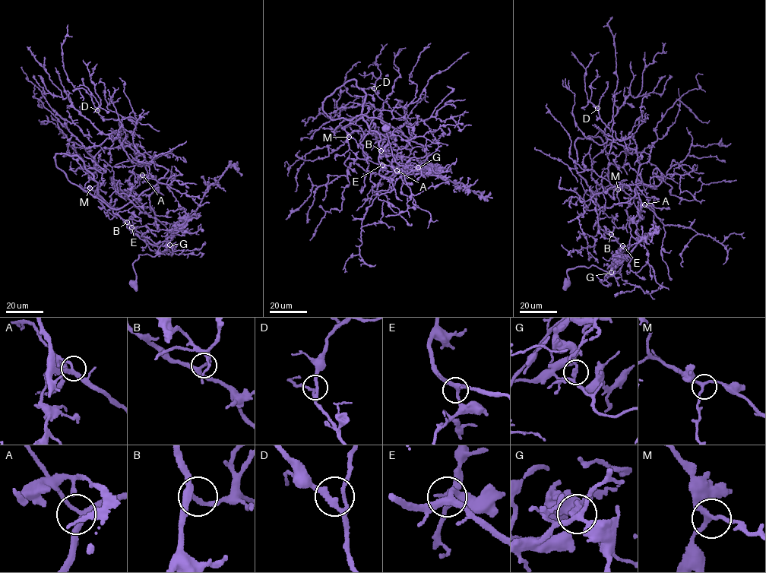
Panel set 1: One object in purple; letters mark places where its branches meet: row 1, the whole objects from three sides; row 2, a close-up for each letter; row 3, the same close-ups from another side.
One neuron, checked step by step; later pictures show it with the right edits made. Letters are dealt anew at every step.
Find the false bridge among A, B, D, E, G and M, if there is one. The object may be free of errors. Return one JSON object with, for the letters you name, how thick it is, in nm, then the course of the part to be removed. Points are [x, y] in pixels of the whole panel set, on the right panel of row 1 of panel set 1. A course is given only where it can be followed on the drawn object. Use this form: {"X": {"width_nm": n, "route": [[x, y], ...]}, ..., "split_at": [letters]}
{"G": {"width_nm": 170, "route": [[611, 272], [615, 262], [629, 254], [638, 238], [644, 238], [654, 230], [650, 242]]}, "split_at": ["G"]}

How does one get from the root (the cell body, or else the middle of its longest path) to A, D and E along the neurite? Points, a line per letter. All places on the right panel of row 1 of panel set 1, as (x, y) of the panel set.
A: (566, 283), (578, 267), (621, 265), (597, 224), (603, 188), (591, 193), (590, 210), (635, 190), (644, 204)
D: (566, 283), (619, 272), (603, 187), (587, 208), (635, 194), (635, 141), (597, 108)
E: (566, 283), (567, 272), (578, 267), (595, 265), (608, 277), (616, 262), (611, 272), (618, 273), (622, 245)

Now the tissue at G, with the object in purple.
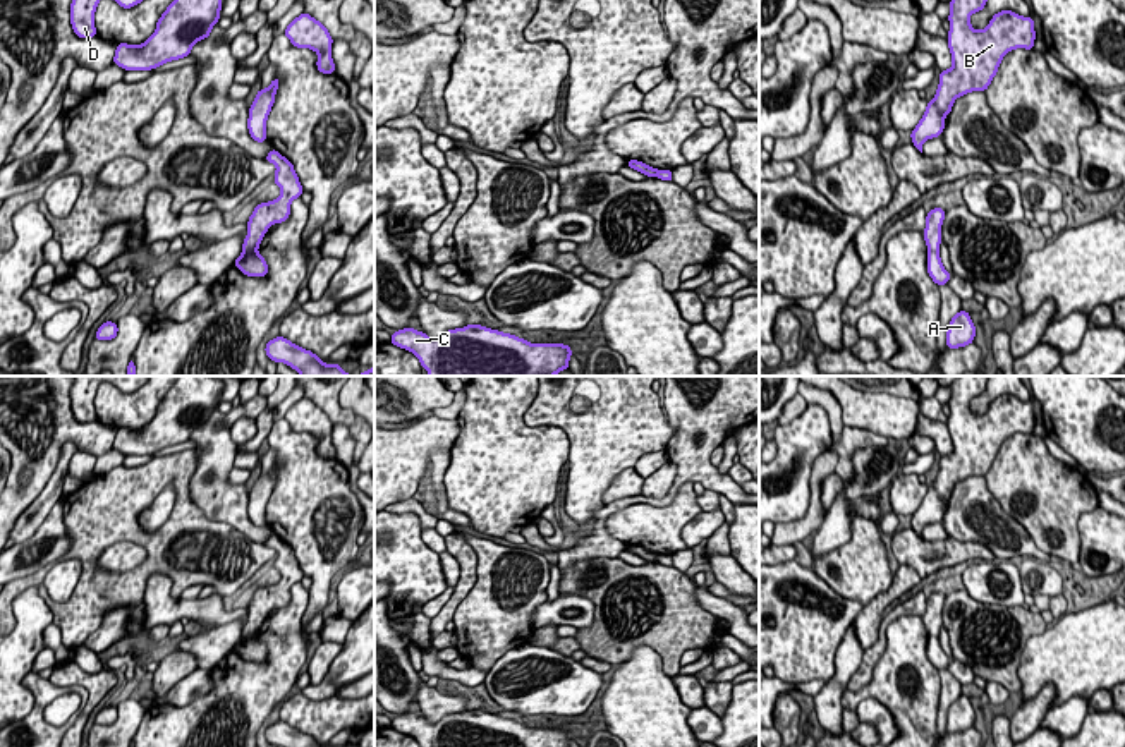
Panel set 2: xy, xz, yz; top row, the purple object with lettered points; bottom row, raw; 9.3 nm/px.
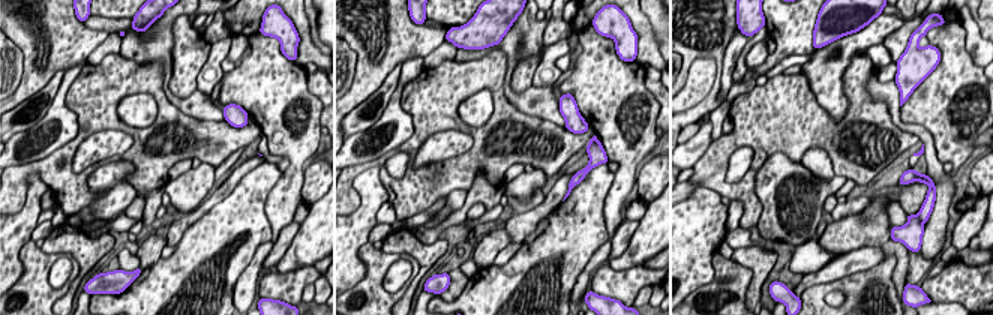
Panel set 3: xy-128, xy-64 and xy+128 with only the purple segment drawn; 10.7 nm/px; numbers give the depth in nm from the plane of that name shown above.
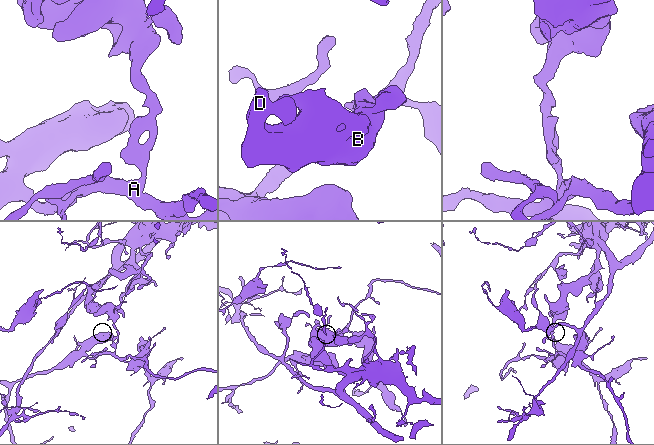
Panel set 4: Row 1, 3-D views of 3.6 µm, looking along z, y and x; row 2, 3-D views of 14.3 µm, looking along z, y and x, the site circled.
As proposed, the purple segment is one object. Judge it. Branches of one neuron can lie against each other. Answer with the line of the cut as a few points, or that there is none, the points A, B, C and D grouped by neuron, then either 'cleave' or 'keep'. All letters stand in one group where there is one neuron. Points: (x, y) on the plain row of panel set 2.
xy (256, 634), (243, 639) | A C / B D | cleave

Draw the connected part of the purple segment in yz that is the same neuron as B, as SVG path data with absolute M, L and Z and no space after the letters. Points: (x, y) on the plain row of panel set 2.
M958 376L950 385L948 433L952 452L940 457L934 483L915 513L910 517L912 529L922 537L927 524L938 522L945 513L953 486L970 476L986 476L1003 441L1015 434L1032 434L1036 416L1032 402L1022 402L1013 395L1001 395L989 409L977 416L970 410L970 400L986 392L988 376Z

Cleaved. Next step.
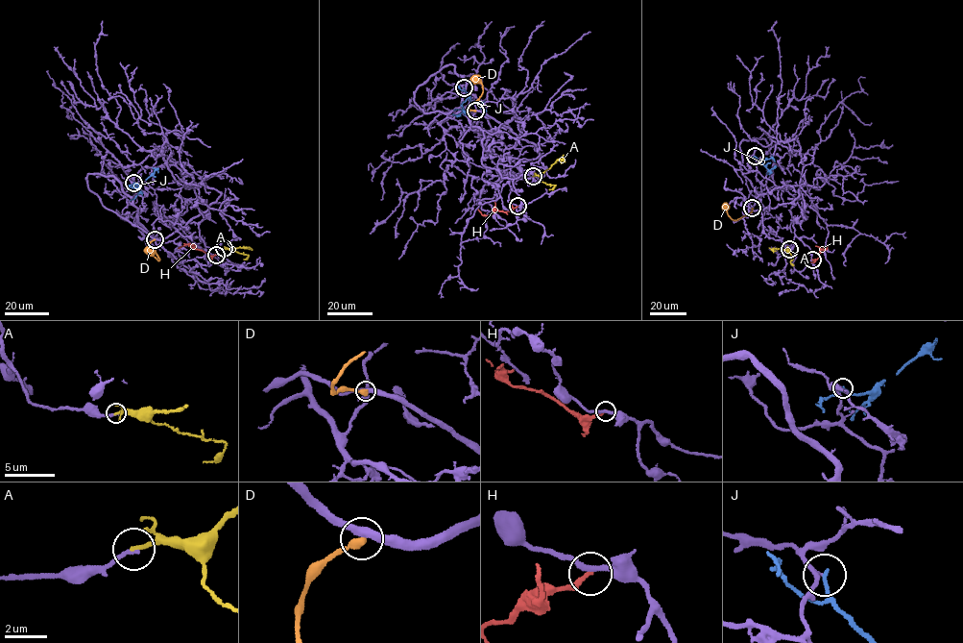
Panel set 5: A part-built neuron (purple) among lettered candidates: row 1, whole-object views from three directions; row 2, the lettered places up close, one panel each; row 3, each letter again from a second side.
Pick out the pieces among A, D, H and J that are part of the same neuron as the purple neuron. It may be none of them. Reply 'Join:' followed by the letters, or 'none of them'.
Join: A

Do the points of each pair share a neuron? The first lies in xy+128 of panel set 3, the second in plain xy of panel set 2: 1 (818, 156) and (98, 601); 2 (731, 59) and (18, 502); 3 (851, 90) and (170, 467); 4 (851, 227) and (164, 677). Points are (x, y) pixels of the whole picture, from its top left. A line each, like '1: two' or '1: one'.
1: two
2: two
3: one
4: one

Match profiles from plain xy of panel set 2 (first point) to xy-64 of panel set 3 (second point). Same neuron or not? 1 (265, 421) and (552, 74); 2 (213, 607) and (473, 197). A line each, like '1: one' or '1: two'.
1: one
2: one

